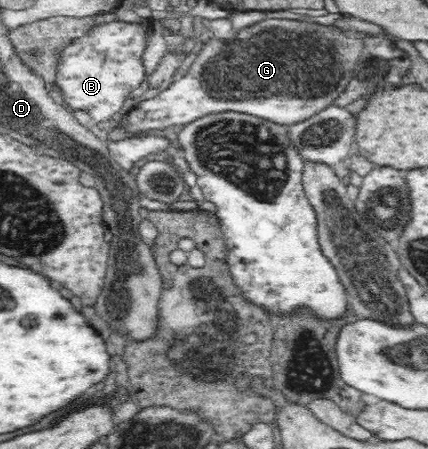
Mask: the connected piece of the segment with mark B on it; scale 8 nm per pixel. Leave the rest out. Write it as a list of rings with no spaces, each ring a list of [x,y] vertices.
[[[119,20],[95,25],[83,37],[75,39],[71,45],[63,49],[56,73],[56,85],[64,98],[64,105],[72,111],[79,111],[79,109],[87,111],[92,124],[111,119],[122,108],[129,93],[137,89],[146,79],[142,57],[147,47],[147,39],[149,39],[147,24]]]

